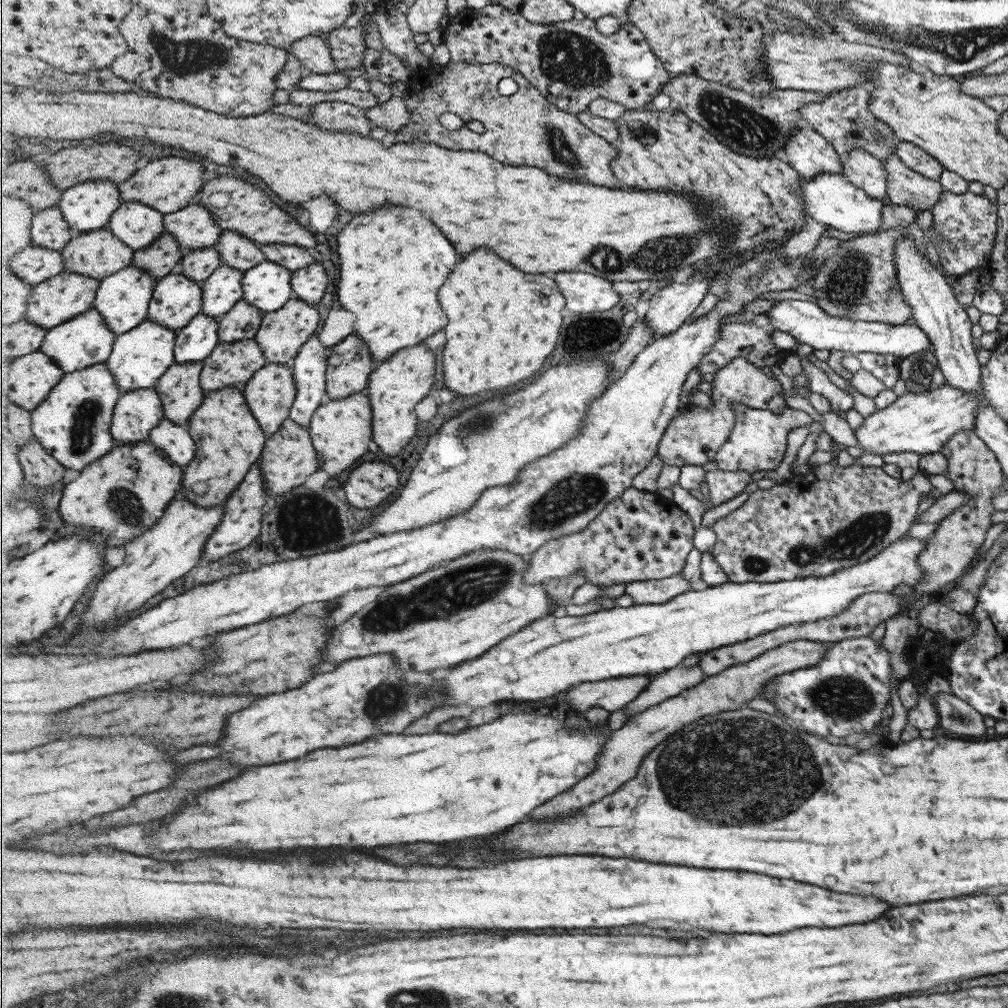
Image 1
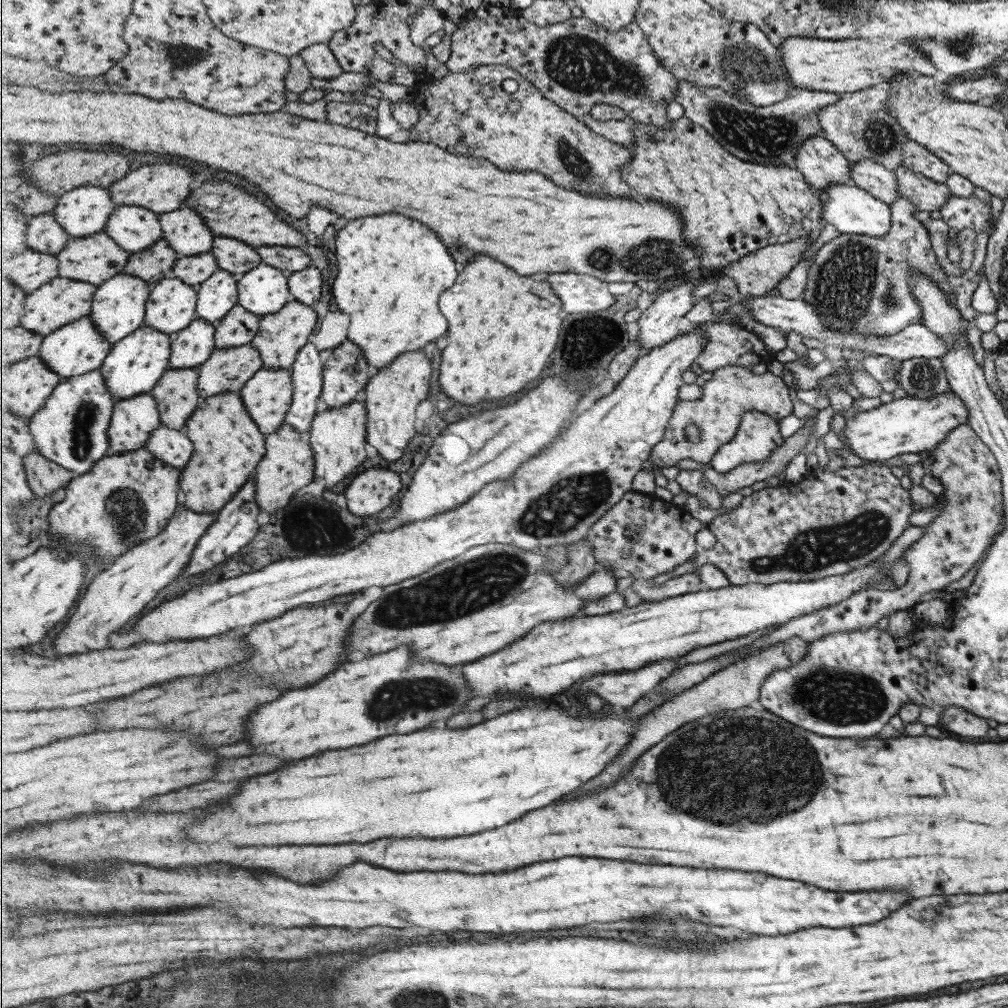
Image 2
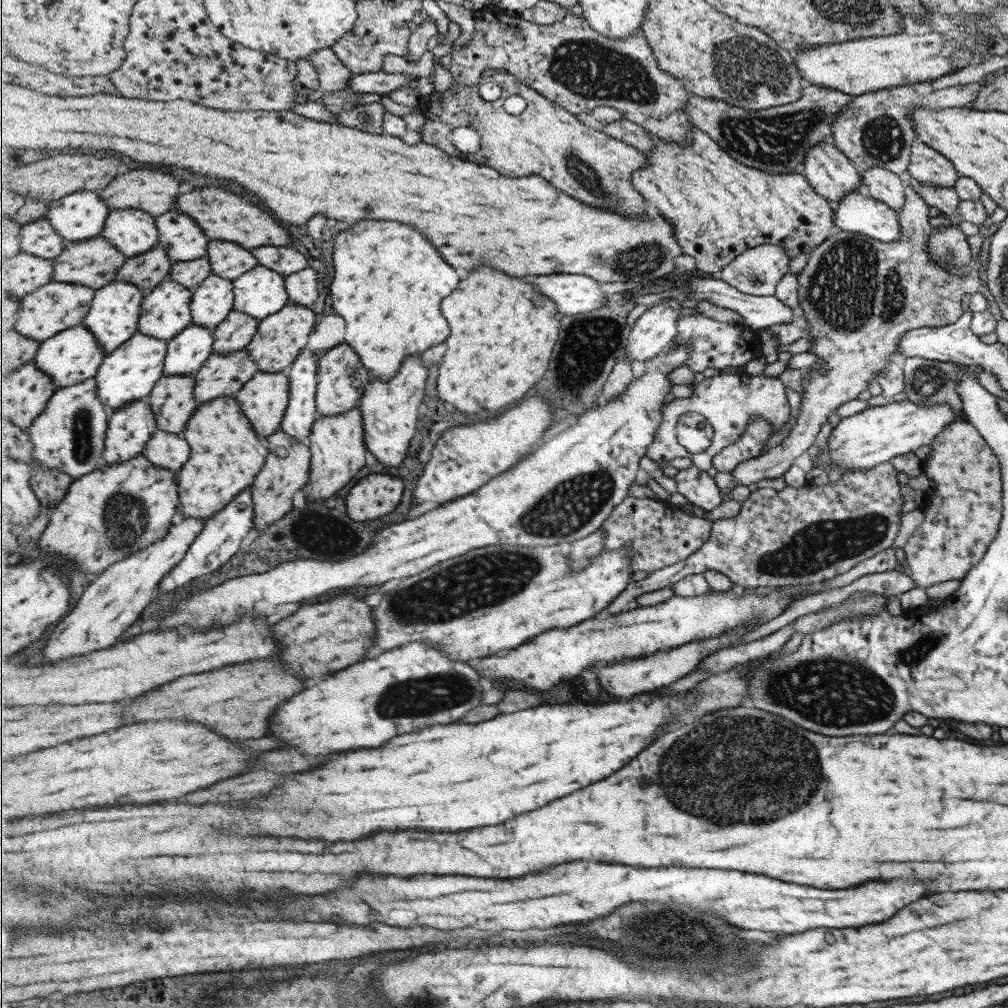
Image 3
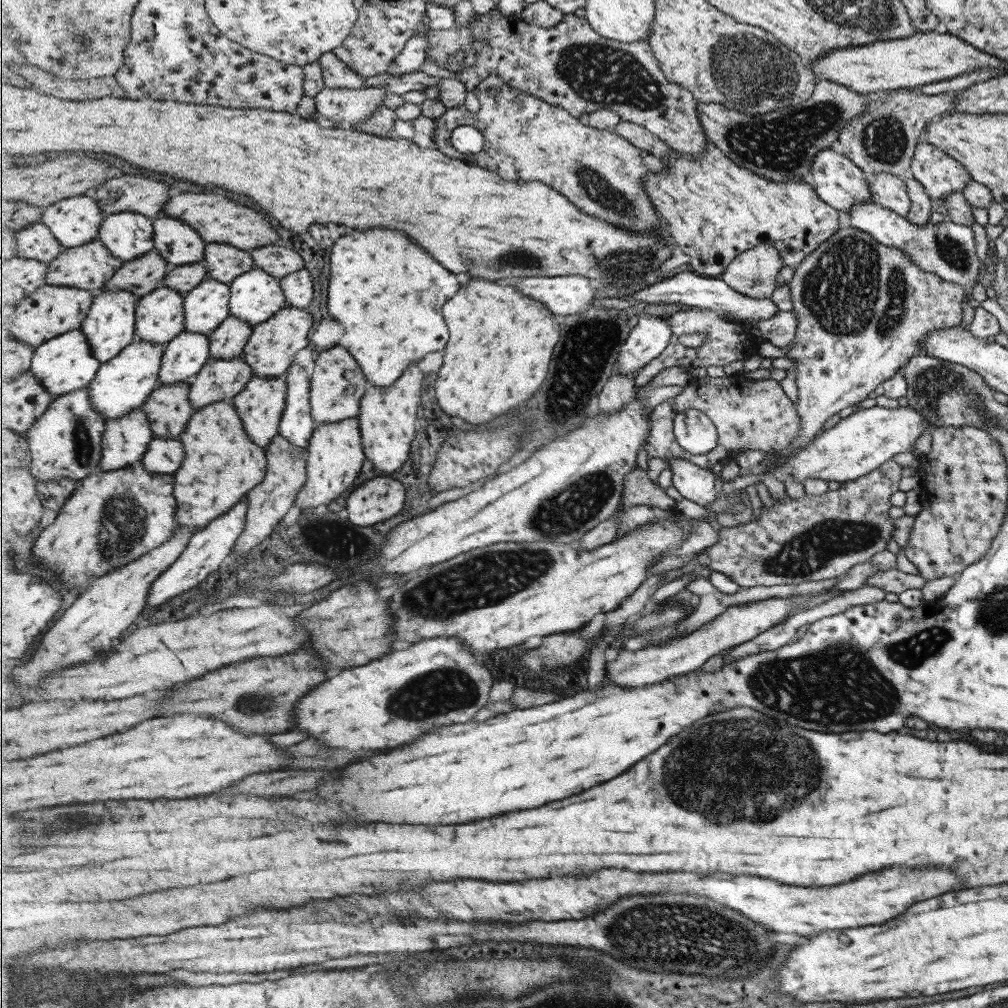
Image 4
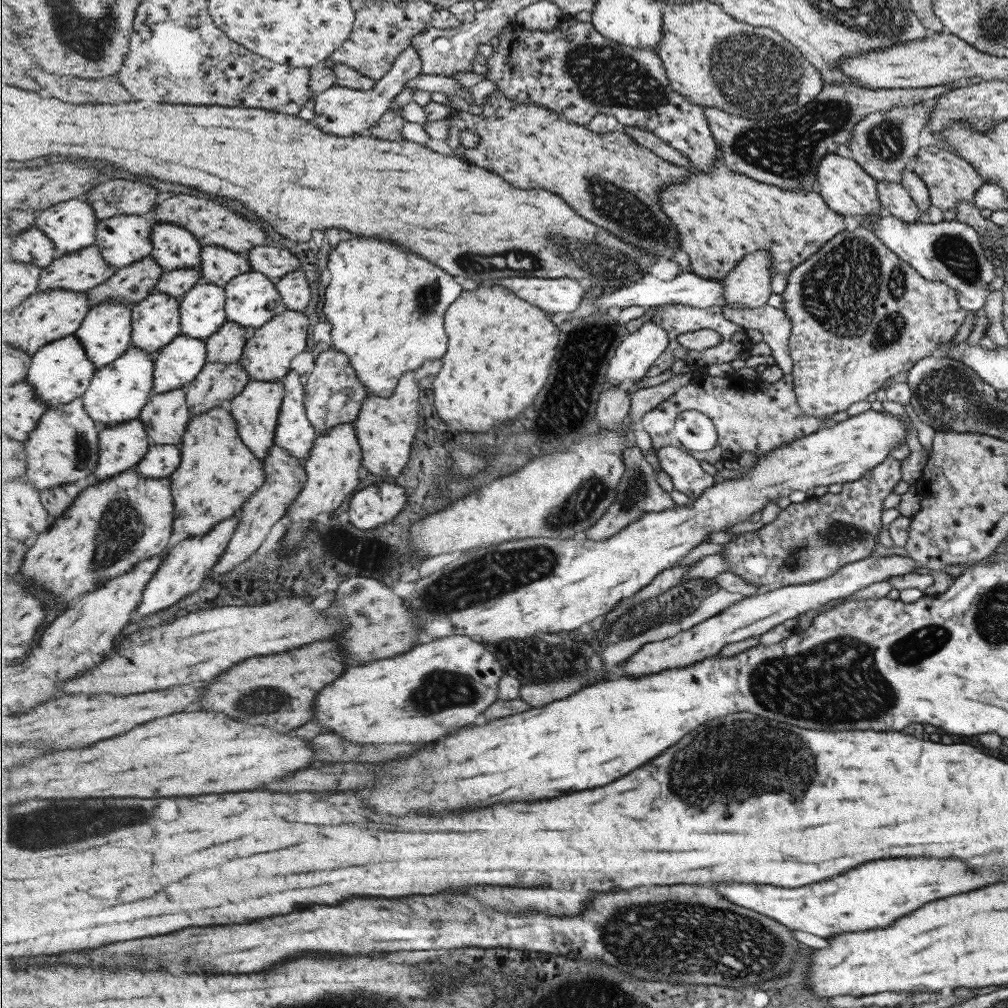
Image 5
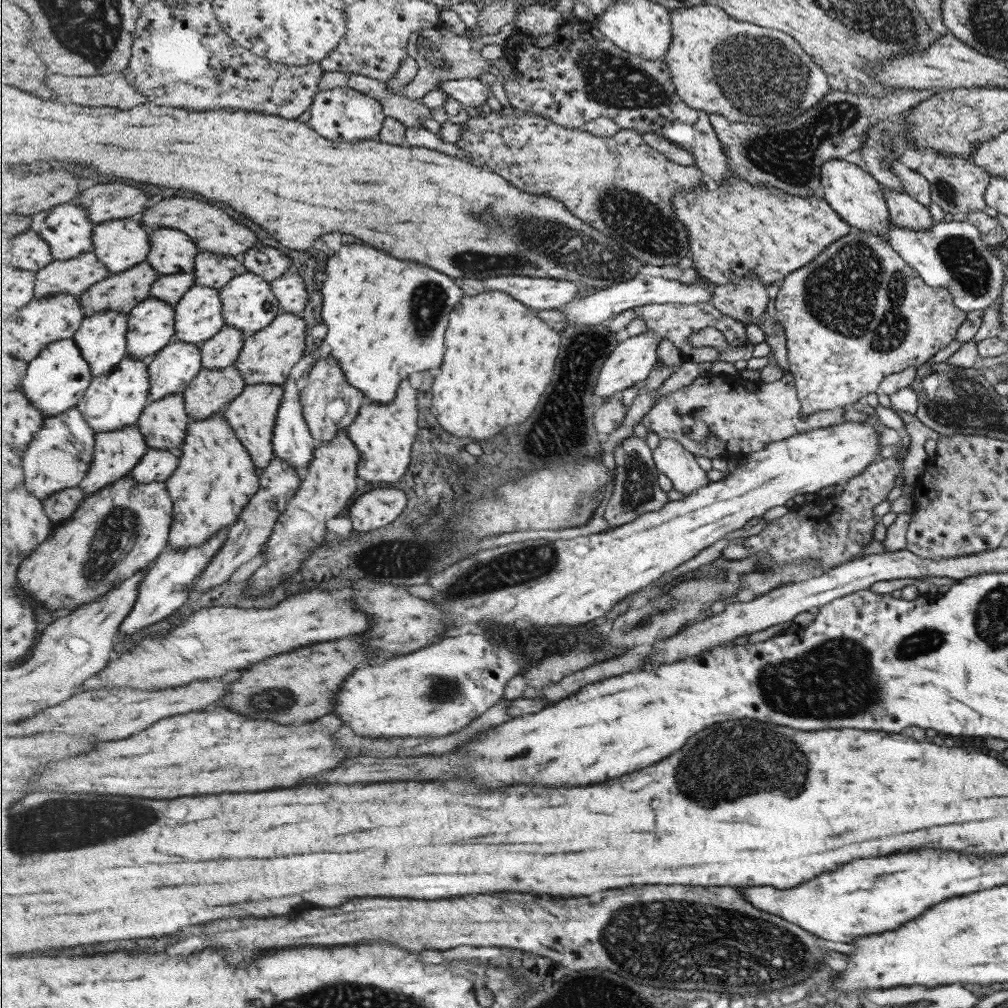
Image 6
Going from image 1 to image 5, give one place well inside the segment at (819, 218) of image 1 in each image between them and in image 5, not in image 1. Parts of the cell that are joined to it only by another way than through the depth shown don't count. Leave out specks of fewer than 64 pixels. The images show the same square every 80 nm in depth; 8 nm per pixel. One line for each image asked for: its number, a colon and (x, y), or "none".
2: (848, 209)
3: (857, 212)
4: (946, 249)
5: (949, 252)

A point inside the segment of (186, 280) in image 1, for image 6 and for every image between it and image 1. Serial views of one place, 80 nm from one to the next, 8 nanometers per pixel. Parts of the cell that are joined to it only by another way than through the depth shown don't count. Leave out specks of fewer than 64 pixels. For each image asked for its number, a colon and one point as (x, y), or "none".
2: (172, 307)
3: (166, 310)
4: (161, 315)
5: (157, 320)
6: (152, 323)

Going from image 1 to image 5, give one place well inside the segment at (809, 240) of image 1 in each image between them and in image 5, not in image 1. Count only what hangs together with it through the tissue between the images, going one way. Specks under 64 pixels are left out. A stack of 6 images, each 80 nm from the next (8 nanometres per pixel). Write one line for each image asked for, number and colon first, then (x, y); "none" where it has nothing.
2: (758, 272)
3: (757, 271)
4: (752, 273)
5: (747, 286)

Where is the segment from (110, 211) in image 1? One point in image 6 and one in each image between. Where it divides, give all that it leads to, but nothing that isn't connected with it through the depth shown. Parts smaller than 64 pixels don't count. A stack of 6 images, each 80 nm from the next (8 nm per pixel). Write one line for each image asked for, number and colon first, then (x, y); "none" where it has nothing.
2: (84, 211)
3: (81, 216)
4: (76, 221)
5: (73, 225)
6: (68, 229)

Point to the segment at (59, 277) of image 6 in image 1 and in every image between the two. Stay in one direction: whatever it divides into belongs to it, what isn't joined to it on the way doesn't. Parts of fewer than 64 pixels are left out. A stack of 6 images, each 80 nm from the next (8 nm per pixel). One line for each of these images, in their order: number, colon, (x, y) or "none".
1: (99, 254)
2: (96, 259)
3: (96, 262)
4: (90, 267)
5: (81, 271)

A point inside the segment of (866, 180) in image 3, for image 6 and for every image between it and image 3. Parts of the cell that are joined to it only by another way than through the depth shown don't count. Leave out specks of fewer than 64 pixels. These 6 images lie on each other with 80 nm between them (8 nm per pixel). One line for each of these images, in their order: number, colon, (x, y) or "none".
4: (886, 190)
5: (894, 200)
6: (903, 211)

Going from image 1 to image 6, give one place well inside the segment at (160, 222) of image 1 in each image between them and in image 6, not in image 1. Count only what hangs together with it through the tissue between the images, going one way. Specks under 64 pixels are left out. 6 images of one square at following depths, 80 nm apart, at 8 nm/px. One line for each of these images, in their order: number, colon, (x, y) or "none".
2: (136, 228)
3: (134, 231)
4: (129, 236)
5: (123, 239)
6: (121, 244)

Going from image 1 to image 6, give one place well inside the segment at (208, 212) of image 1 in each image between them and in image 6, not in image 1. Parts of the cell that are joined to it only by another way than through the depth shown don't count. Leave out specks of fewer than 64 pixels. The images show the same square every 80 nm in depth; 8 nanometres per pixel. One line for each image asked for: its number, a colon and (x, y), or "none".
2: (185, 230)
3: (182, 237)
4: (180, 244)
5: (175, 248)
6: (173, 251)

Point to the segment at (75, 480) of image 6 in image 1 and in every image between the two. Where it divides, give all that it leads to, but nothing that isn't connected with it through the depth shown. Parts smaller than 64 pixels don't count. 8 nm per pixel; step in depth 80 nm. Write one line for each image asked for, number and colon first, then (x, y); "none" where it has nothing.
1: (74, 424)
2: (72, 429)
3: (70, 435)
4: (67, 442)
5: (64, 448)

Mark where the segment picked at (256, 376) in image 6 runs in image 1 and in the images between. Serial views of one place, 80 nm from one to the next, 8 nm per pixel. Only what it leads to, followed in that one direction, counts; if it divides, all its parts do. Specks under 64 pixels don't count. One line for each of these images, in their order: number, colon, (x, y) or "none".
1: (282, 334)
2: (282, 335)
3: (281, 338)
4: (271, 349)
5: (268, 354)

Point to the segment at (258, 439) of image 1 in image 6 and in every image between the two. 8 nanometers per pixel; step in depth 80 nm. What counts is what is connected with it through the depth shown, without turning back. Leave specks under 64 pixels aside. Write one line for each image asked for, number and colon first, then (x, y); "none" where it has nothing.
2: (229, 445)
3: (228, 453)
4: (223, 464)
5: (218, 474)
6: (217, 477)

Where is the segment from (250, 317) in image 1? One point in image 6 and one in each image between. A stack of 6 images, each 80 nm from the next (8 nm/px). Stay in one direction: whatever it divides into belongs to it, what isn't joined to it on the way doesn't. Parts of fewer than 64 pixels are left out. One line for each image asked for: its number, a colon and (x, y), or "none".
2: (240, 326)
3: (236, 332)
4: (229, 340)
5: (227, 345)
6: (223, 350)

